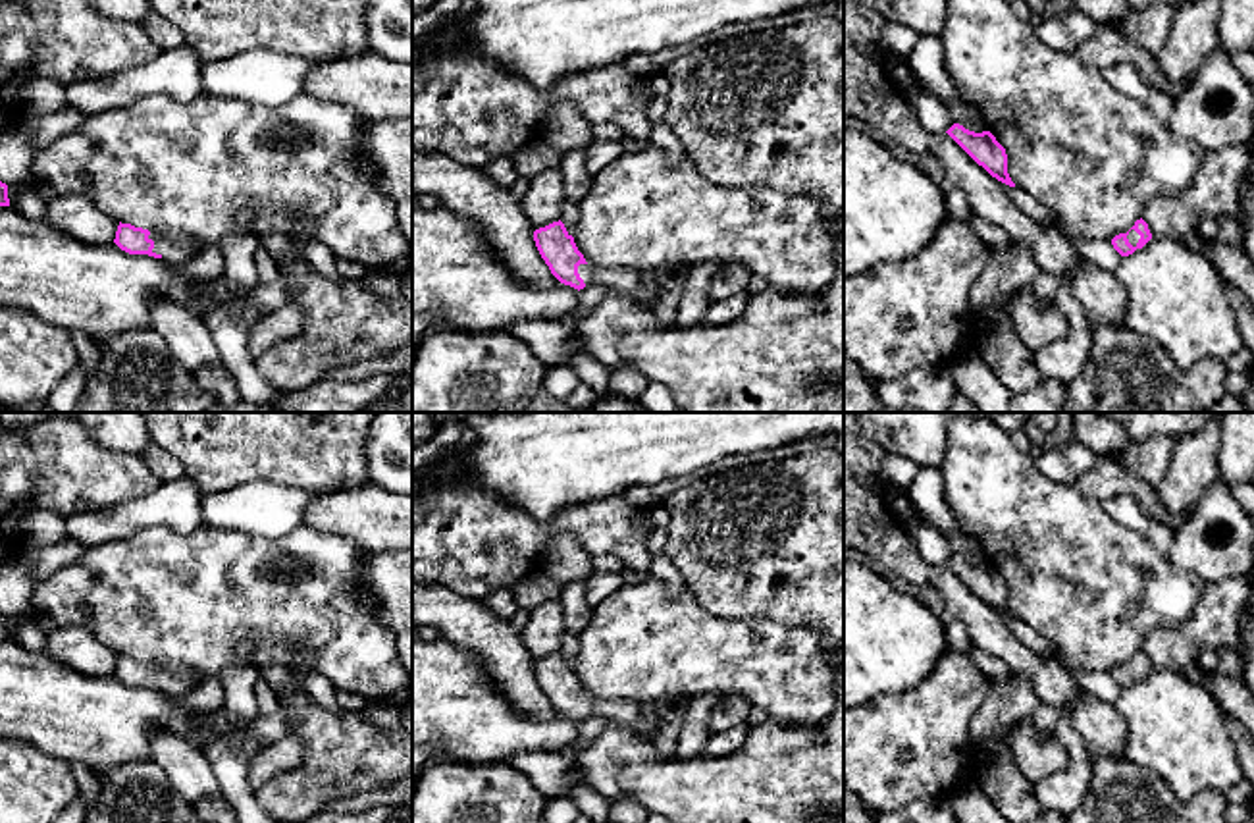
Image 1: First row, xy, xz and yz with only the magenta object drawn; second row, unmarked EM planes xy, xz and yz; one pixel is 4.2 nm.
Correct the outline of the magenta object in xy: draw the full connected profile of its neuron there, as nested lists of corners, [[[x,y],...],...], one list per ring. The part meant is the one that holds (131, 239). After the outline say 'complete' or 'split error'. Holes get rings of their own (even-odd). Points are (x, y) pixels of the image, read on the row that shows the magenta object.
[[[131,224],[118,226],[114,243],[129,254],[148,254],[154,258],[185,262],[198,254],[191,247],[179,247],[164,237],[150,233],[148,229],[135,227]]] | split error

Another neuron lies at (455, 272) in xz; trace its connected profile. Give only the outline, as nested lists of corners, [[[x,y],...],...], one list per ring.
[[[412,193],[412,316],[439,312],[443,320],[435,330],[495,333],[518,322],[566,318],[580,306],[578,293],[564,283],[522,285],[495,254],[480,224],[441,206],[422,208]]]

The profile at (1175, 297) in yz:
[[[1152,237],[1113,276],[1127,295],[1125,328],[1162,345],[1181,368],[1244,349],[1223,278],[1183,239]]]

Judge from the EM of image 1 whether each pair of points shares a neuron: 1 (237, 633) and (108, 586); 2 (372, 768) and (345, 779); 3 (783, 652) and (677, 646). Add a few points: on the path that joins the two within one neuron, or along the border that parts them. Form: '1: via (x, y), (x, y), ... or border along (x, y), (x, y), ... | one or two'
1: via (205, 604), (141, 596) | one
2: via (366, 768), (357, 768), (351, 773) | one
3: via (756, 652), (704, 652) | one

